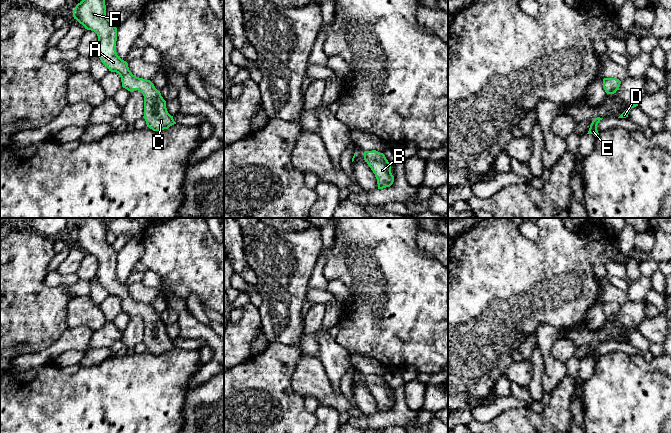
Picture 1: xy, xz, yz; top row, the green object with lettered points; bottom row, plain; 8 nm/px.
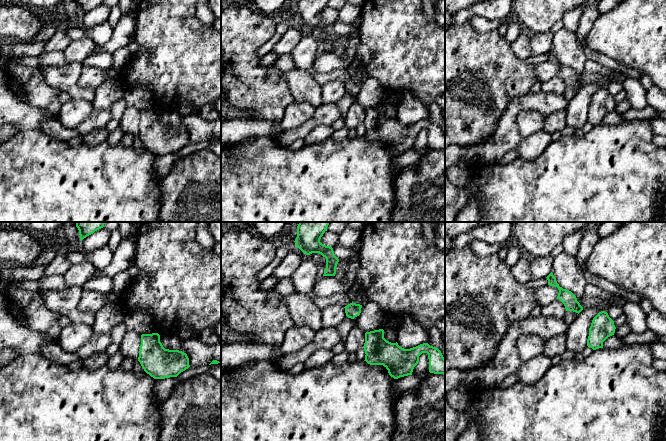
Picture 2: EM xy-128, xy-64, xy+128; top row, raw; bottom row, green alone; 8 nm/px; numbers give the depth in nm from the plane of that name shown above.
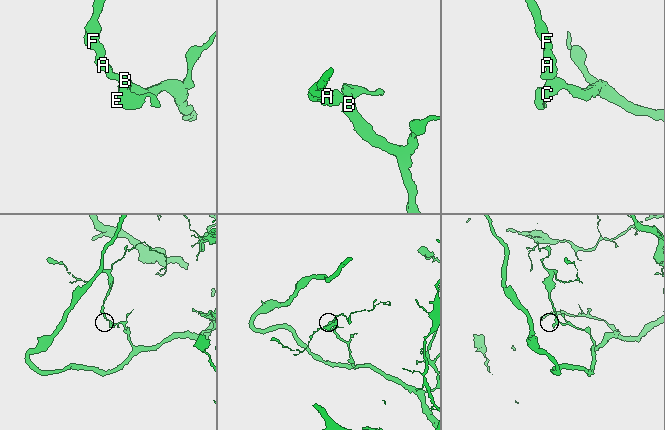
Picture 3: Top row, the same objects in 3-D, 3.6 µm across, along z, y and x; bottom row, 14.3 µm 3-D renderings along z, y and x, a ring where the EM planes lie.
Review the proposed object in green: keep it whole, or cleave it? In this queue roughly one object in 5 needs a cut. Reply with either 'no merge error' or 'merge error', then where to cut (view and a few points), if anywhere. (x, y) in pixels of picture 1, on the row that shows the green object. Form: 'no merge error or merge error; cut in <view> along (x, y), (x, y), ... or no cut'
no merge error; no cut

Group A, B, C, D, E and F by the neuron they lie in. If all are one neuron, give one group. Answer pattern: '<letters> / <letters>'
A B C D E F

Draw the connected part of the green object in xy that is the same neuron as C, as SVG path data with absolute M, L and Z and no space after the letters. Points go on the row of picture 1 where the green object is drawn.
M82 0L78 3L73 11L73 17L80 24L82 24L85 29L94 31L98 36L98 46L96 53L98 54L101 62L109 69L111 72L116 72L121 77L122 87L132 92L133 90L138 90L144 96L144 116L147 127L153 131L161 131L168 129L170 126L176 124L166 108L166 101L161 96L160 91L158 91L154 84L147 79L136 77L131 73L128 67L128 63L122 60L116 52L116 41L117 41L117 28L106 16L106 5L105 0Z

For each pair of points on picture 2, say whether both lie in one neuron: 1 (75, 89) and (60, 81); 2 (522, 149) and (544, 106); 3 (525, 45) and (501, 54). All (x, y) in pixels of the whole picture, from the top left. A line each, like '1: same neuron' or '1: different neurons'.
1: same neuron
2: different neurons
3: different neurons

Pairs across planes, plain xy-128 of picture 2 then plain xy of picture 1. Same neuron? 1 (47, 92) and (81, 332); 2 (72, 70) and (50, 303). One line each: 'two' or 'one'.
1: two
2: two

